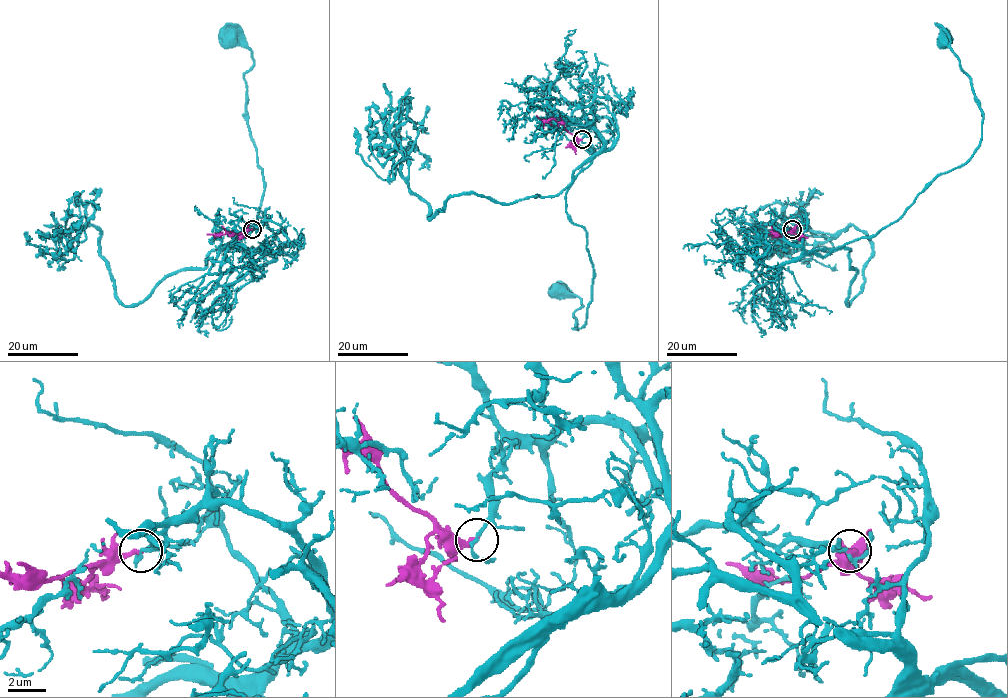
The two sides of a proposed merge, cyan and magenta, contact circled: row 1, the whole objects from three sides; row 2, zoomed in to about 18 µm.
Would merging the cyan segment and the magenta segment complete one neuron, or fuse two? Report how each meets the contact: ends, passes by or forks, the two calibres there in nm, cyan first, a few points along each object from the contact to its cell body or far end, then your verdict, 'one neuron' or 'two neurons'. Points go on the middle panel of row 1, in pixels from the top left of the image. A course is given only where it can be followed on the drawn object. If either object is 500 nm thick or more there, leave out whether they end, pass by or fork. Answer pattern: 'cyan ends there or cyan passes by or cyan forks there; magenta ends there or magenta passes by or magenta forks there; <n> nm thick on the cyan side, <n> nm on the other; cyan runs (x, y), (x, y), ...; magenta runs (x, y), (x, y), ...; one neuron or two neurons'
cyan passes by; magenta ends there; 170 nm thick on the cyan side, 260 nm on the other; cyan runs (582, 139), (603, 118), (618, 136), (566, 193), (594, 271), (581, 328), (582, 301), (557, 288); magenta runs (582, 139), (577, 139), (555, 119), (543, 120), (536, 115); two neurons

